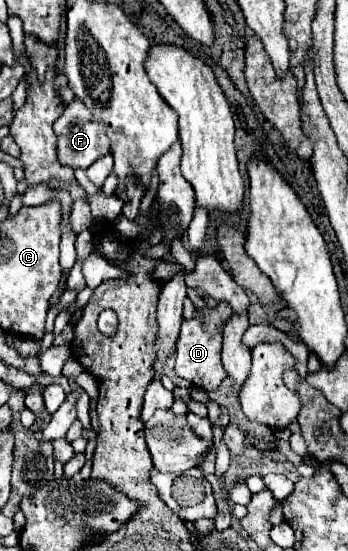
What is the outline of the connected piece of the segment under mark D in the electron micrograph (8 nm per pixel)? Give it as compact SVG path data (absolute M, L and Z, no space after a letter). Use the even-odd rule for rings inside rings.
M218 303L216 309L206 309L206 311L196 311L192 319L184 319L182 321L182 329L180 329L180 337L176 343L176 375L182 379L192 381L196 387L210 391L216 391L222 383L222 379L226 379L226 371L222 373L222 361L220 361L220 347L222 347L222 329L226 325L226 321L230 319L232 309L228 307L228 303Z

